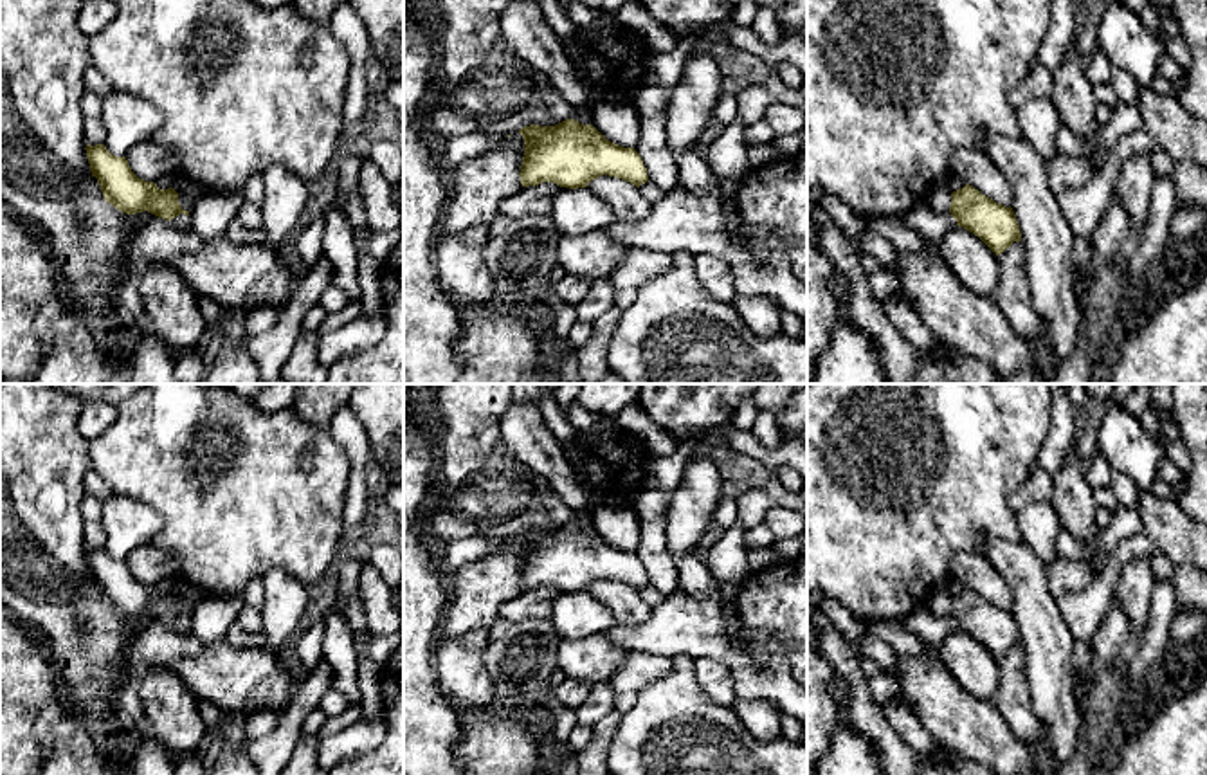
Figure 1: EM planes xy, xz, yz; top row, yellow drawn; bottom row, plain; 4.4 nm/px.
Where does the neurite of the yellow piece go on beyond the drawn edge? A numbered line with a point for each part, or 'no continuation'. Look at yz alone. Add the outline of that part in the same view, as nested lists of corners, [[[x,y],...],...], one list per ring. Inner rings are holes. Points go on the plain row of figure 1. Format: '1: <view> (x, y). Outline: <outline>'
1: yz (932, 629). Outline: [[[926,606],[915,609],[906,618],[899,620],[904,629],[919,636],[933,651],[957,629],[951,616],[935,616]]]

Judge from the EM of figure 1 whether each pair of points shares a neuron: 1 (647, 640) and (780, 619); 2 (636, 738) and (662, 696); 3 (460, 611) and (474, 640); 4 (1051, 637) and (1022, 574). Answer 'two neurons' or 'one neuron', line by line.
1: two neurons
2: one neuron
3: two neurons
4: one neuron

